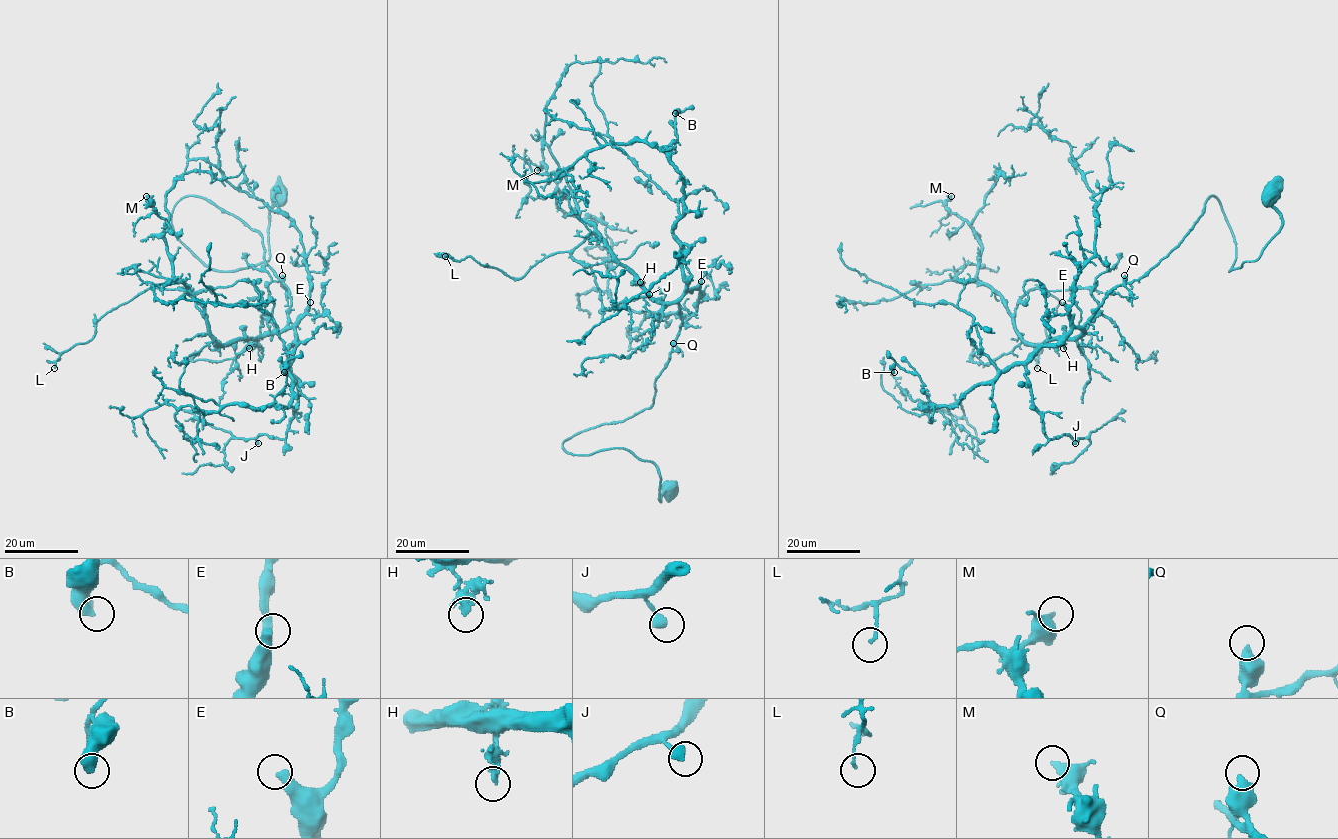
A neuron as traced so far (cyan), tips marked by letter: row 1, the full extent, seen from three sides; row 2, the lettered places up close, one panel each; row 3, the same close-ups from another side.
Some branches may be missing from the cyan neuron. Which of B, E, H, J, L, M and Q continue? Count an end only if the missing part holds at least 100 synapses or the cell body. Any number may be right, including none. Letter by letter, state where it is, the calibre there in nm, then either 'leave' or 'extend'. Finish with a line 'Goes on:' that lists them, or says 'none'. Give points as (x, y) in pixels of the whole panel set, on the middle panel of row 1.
B: at (675, 113); 460 nm thick; leave
E: at (701, 281); 440 nm thick; extend
H: at (640, 282); 320 nm thick; leave
J: at (649, 294); 440 nm thick; leave
L: at (445, 256); 100 nm thick; leave
M: at (537, 170); 320 nm thick; leave
Q: at (673, 343); 500 nm thick; leave
Goes on: E

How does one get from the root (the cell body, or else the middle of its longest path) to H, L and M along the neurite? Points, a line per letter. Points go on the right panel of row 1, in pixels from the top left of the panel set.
H: (1269, 194), (1281, 228), (1257, 259), (1229, 271), (1235, 241), (1211, 196), (1185, 237), (1116, 286), (1063, 348)
L: (1269, 194), (1257, 259), (1229, 271), (1211, 196), (1080, 335), (1027, 343), (1028, 290), (1059, 301), (1037, 368)
M: (1269, 194), (1257, 259), (1229, 271), (1211, 196), (1040, 345), (974, 280), (951, 196)

